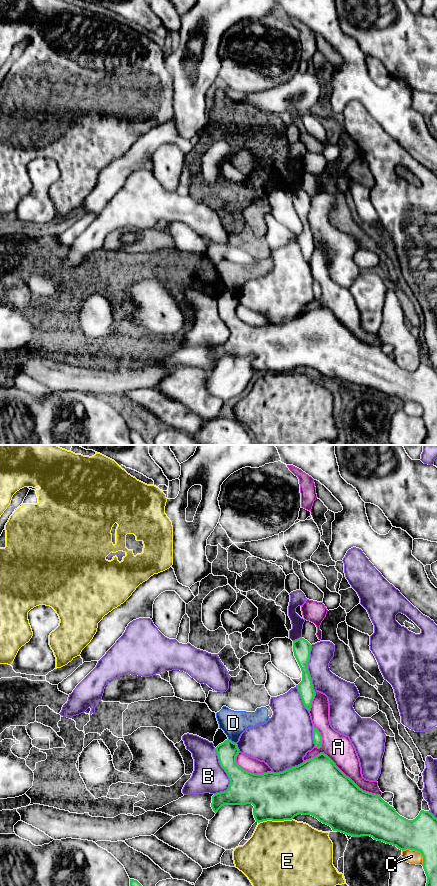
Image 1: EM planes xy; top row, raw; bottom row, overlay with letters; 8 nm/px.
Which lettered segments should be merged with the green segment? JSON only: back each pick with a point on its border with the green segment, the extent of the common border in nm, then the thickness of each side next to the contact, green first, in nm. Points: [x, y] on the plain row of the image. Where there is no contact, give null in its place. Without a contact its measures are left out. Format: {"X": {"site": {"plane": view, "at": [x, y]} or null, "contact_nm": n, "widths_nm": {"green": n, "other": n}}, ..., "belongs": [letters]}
{"belongs": []}

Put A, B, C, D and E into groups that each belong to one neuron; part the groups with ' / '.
A / B / C / D / E

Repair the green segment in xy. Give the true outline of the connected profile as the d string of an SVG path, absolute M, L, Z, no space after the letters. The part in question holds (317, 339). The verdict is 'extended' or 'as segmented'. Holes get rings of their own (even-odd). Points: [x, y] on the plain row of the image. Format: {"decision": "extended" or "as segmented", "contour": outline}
{"decision": "as segmented", "contour": "M227 291L215 302L230 332L226 343L212 348L211 359L215 365L224 357L252 356L253 367L258 375L292 372L299 366L311 367L333 383L352 389L370 388L402 403L418 403L423 408L422 418L427 428L423 445L437 445L437 370L429 363L421 362L413 372L400 368L380 347L360 341L324 305L283 324L254 326L236 314L239 305L236 295Z"}

